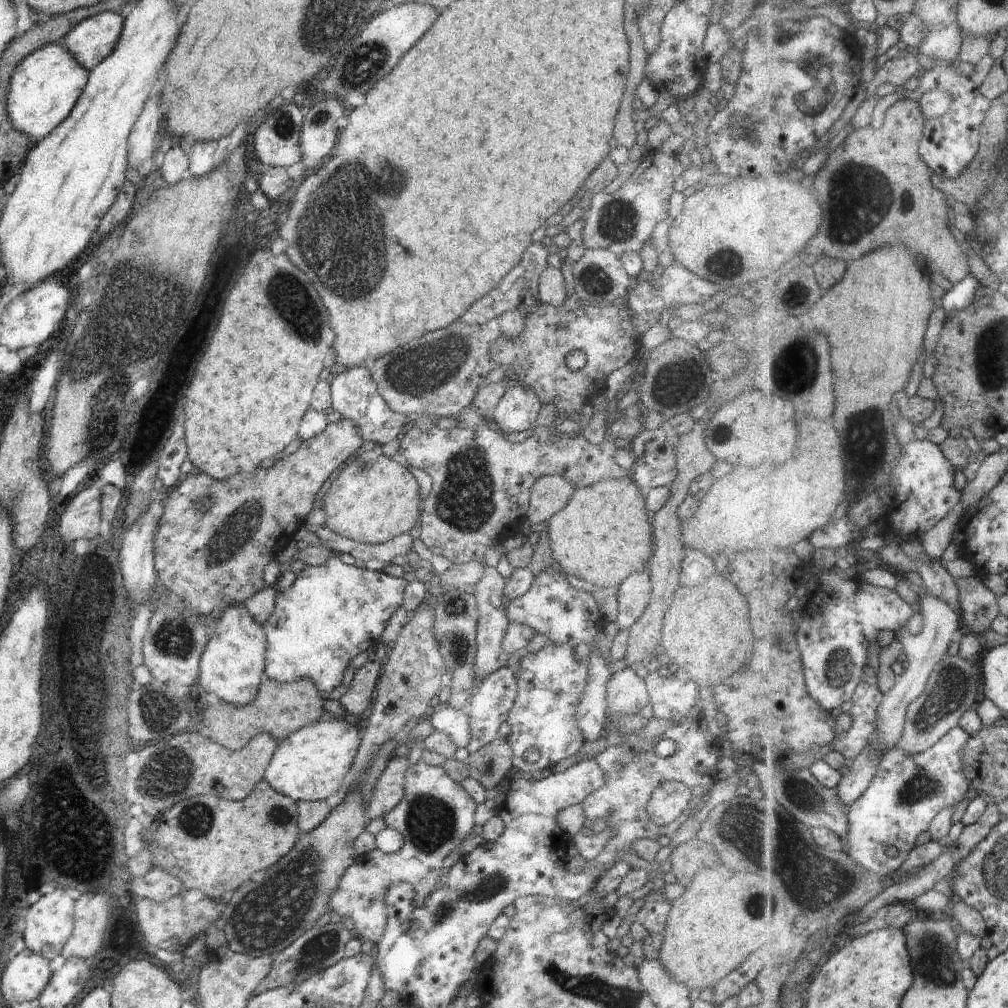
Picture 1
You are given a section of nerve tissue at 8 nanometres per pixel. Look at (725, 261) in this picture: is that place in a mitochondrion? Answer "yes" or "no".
yes

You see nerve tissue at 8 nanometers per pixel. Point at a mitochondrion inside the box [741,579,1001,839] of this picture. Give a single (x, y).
(952, 685)

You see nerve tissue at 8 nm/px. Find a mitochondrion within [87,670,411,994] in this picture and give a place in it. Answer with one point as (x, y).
(269, 914)

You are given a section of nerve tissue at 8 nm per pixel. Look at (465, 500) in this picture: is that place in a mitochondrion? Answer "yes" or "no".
yes

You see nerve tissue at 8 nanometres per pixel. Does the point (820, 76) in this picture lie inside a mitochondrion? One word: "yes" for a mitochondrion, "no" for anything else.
yes

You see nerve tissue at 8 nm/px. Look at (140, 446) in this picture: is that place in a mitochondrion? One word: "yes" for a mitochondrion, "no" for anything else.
no

